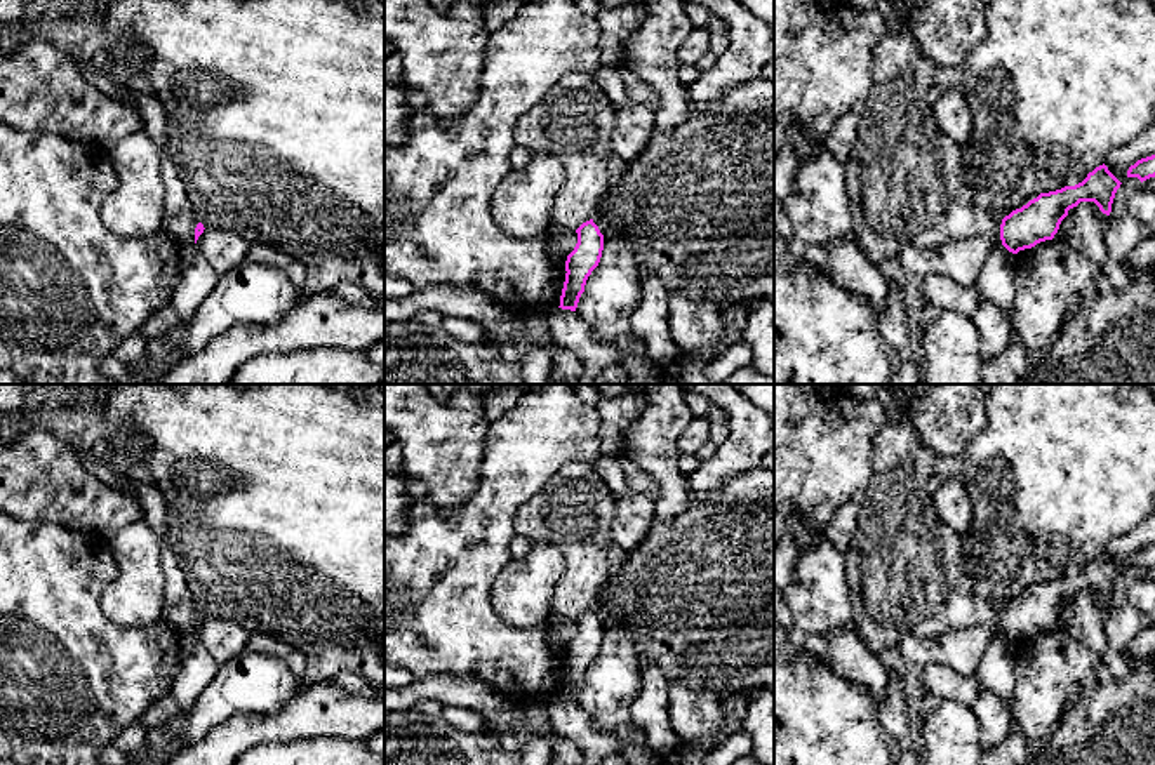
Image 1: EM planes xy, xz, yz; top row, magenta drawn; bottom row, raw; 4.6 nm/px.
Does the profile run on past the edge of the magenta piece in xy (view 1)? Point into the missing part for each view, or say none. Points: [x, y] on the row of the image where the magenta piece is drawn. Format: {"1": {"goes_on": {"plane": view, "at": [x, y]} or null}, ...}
{"1": {"goes_on": null}}

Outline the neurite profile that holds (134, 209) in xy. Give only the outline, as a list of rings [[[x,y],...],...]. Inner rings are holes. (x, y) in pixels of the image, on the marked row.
[[[136,132],[110,150],[118,186],[101,205],[101,221],[122,238],[144,238],[162,231],[165,186],[160,176],[162,151]]]

